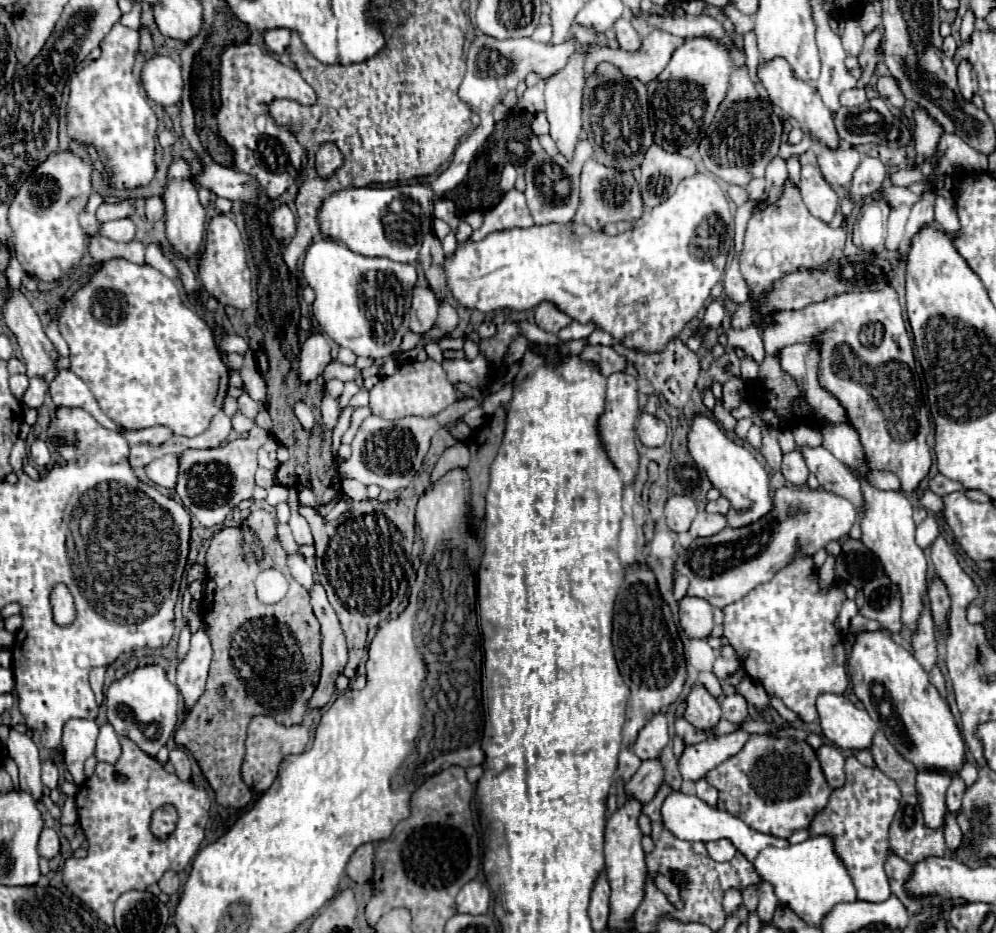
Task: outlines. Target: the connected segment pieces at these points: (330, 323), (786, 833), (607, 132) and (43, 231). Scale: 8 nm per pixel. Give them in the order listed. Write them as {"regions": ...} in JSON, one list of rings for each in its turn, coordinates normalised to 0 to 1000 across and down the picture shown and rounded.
{"regions":[[[[320,257],[308,266],[302,294],[316,313],[314,339],[332,364],[354,375],[358,382],[370,382],[374,386],[399,377],[403,362],[411,356],[413,311],[419,300],[417,283],[368,277],[336,257]]],[[[754,787],[750,797],[744,802],[744,806],[740,806],[732,815],[724,817],[708,834],[722,849],[720,866],[730,868],[732,872],[744,877],[752,887],[756,887],[760,892],[776,894],[782,898],[792,898],[796,892],[810,887],[814,883],[816,875],[828,866],[828,862],[832,860],[832,853],[836,849],[826,832],[826,825],[824,825],[818,804],[812,802],[808,795],[802,795],[796,789],[780,791],[780,789],[772,789],[772,787]]],[[[603,69],[587,88],[585,139],[597,161],[597,171],[619,182],[634,182],[644,176],[648,161],[656,152],[652,135],[650,96],[642,86],[632,86],[617,71]]],[[[63,161],[41,174],[15,208],[9,223],[9,242],[15,255],[17,279],[29,296],[41,302],[57,302],[65,298],[87,270],[89,251],[81,244],[79,229],[91,208],[91,189],[91,174],[71,161]]]]}

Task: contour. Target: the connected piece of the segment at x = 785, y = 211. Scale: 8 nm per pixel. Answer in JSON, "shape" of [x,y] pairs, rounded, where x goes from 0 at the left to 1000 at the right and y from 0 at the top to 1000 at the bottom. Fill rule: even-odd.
{"shape":[[[790,191],[786,199],[786,210],[778,219],[758,225],[750,238],[742,285],[752,309],[752,322],[760,326],[764,315],[774,313],[782,300],[800,289],[818,289],[826,285],[834,279],[840,266],[848,264],[848,257],[848,244],[834,244],[830,238],[820,236],[812,229],[802,210],[802,202]]]}

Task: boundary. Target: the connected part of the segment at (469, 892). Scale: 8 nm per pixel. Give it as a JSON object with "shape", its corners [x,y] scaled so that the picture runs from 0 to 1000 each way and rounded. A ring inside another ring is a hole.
{"shape":[[[473,943],[459,958],[459,977],[489,980],[491,965],[493,965],[491,952],[481,943]]]}

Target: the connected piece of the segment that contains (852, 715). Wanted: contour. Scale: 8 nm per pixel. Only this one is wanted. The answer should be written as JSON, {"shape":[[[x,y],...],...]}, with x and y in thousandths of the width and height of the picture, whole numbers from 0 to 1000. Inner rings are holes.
{"shape":[[[824,744],[820,748],[822,776],[826,787],[846,804],[870,804],[881,776],[868,761],[854,755],[852,748],[840,744]]]}

